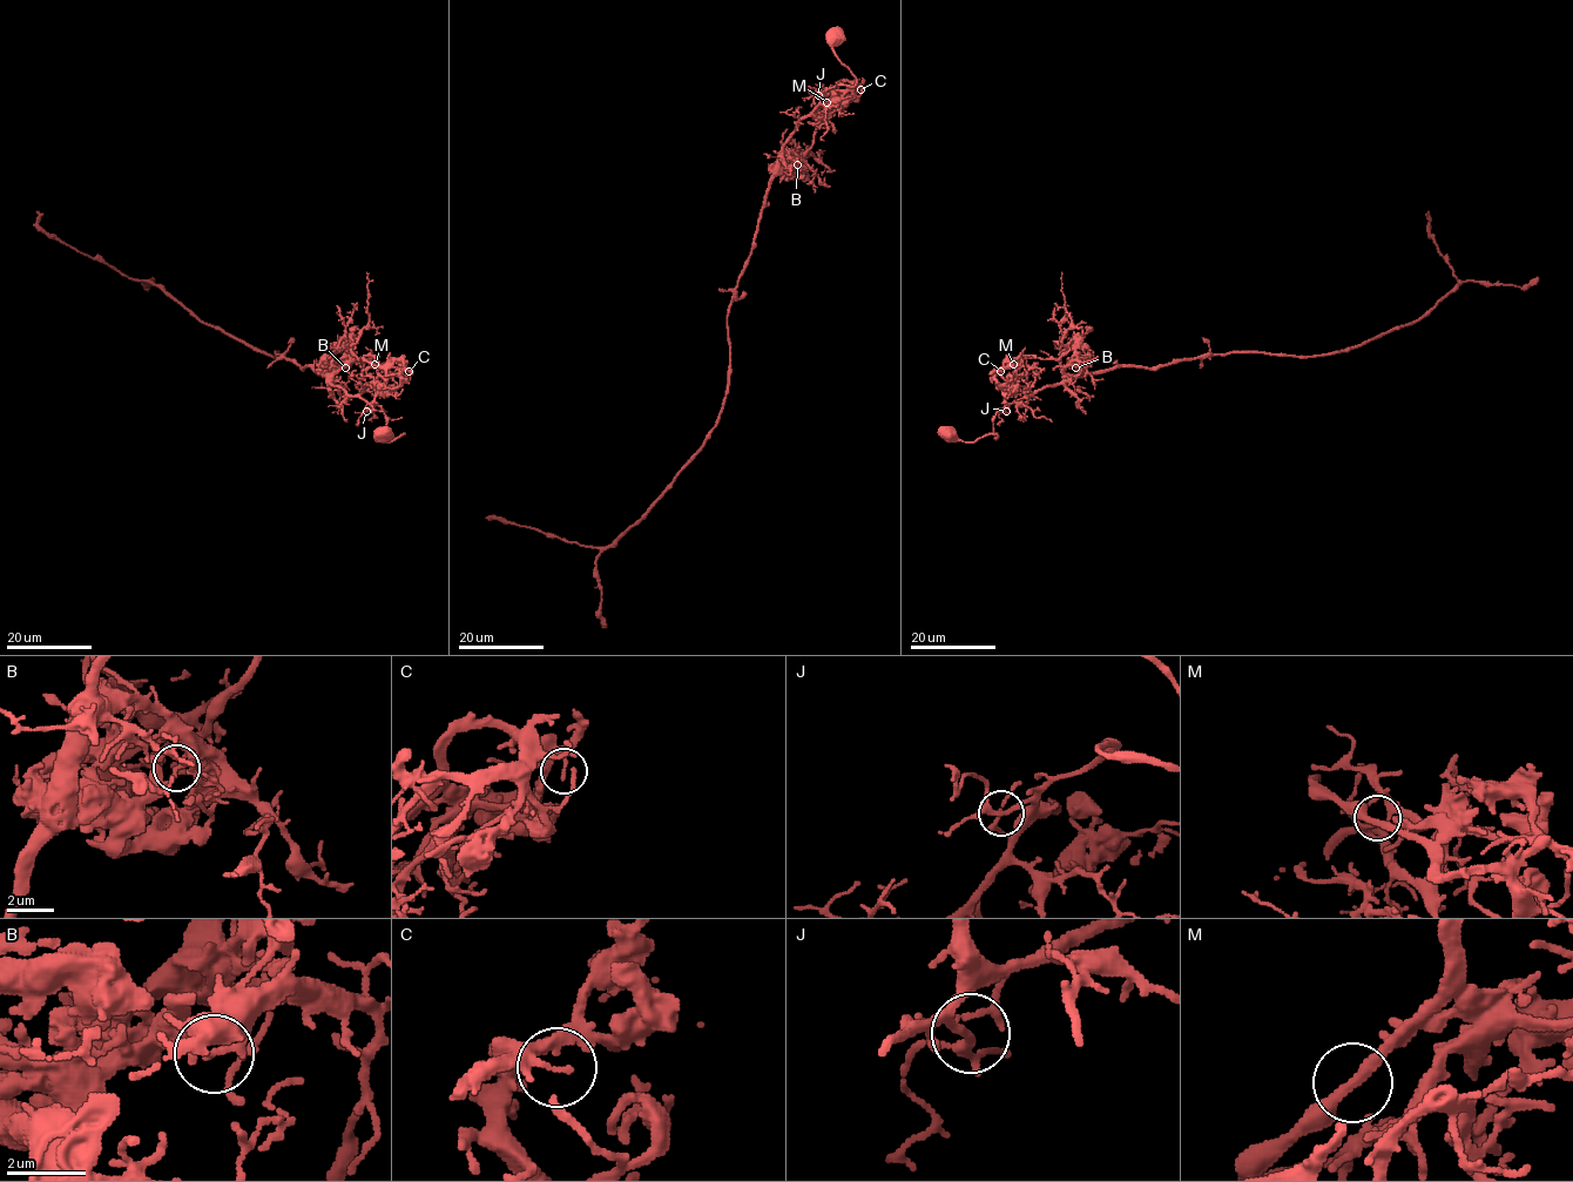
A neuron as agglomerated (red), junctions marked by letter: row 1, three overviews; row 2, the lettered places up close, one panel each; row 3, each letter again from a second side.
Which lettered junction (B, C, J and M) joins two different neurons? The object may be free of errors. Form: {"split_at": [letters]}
{"split_at": ["B"]}

